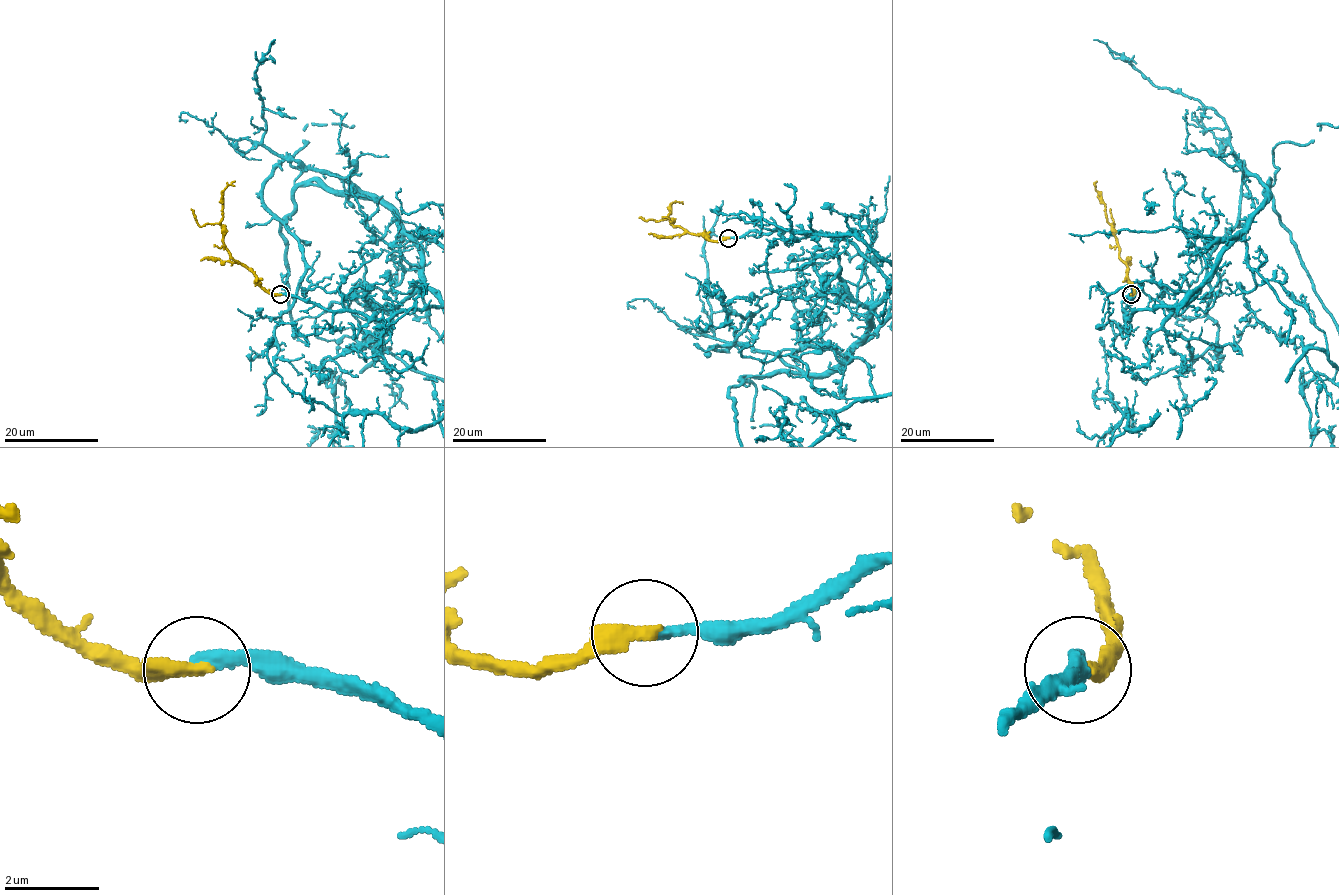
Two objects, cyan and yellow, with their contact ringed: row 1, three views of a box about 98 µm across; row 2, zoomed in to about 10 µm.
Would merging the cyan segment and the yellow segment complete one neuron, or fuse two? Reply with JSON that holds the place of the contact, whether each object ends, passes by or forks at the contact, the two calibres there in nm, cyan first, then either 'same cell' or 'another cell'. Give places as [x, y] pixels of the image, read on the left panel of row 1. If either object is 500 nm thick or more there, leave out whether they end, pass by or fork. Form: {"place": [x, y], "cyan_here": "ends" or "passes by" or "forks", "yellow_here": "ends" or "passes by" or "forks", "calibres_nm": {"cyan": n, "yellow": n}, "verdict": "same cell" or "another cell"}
{"place": [280, 294], "cyan_here": "ends", "yellow_here": "ends", "calibres_nm": {"cyan": 240, "yellow": 400}, "verdict": "same cell"}

